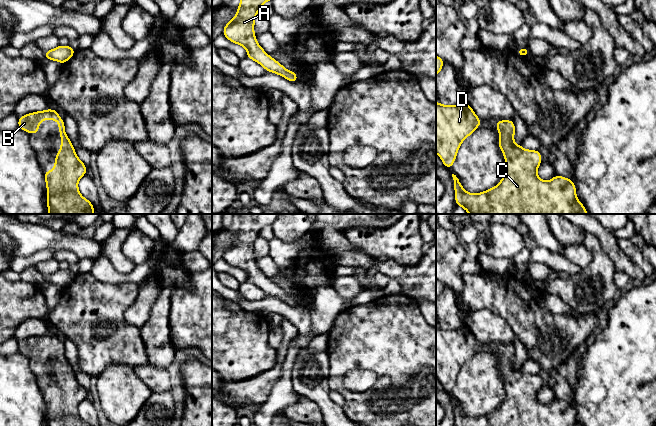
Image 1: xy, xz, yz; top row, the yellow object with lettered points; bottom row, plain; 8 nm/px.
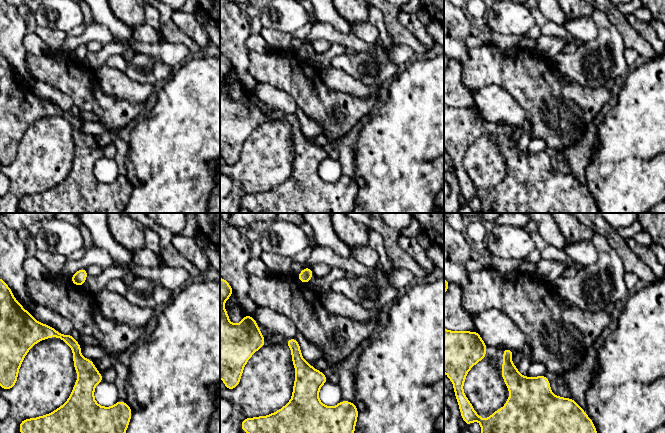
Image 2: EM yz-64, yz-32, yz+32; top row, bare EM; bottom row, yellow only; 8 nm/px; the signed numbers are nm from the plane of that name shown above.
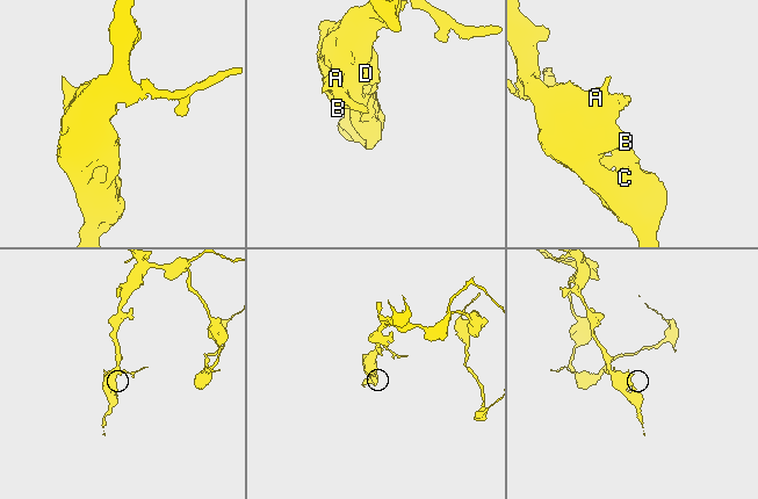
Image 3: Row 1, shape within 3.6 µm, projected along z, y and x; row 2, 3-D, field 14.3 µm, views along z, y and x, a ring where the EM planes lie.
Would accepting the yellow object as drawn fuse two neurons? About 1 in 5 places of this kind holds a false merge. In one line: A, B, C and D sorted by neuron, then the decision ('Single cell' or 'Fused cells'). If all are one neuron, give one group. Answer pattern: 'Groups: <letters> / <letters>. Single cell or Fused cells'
Groups: A B C D. Single cell

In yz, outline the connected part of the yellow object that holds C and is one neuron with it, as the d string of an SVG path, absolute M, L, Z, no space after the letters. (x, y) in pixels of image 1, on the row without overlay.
M495 344L500 357L498 370L505 382L505 399L501 405L487 415L468 417L462 407L452 398L454 404L455 426L580 426L576 420L576 410L570 402L556 399L549 405L541 404L537 393L542 386L539 374L524 373L514 367L515 348L513 344Z

